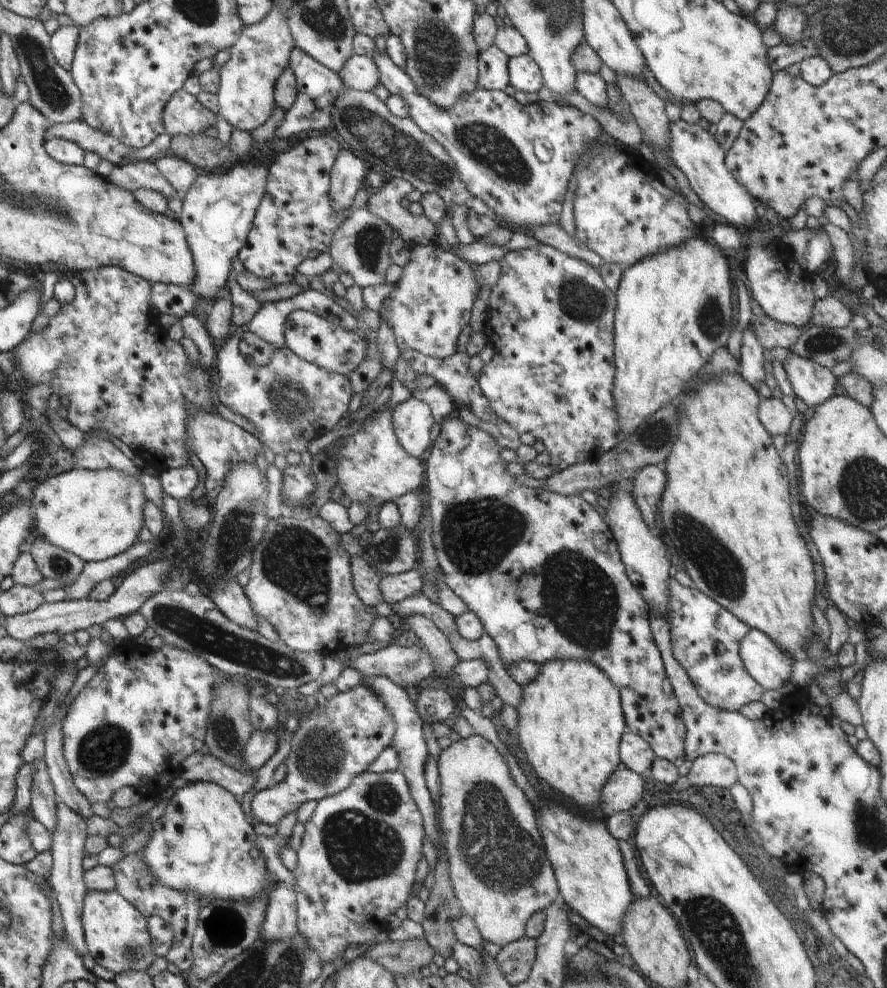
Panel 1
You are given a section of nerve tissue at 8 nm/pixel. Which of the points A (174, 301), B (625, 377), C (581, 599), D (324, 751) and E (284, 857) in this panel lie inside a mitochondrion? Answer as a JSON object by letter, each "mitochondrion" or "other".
{"A":"other","B":"other","C":"mitochondrion","D":"mitochondrion","E":"other"}

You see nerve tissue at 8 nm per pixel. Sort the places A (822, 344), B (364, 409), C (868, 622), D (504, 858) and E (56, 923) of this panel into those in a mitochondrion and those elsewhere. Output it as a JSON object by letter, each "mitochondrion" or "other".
{"A":"mitochondrion","B":"other","C":"other","D":"mitochondrion","E":"other"}

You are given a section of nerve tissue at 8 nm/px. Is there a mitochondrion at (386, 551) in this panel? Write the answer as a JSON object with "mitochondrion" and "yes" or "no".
{"mitochondrion":"yes"}

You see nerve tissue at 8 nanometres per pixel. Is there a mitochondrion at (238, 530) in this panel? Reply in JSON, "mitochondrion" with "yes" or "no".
{"mitochondrion":"yes"}

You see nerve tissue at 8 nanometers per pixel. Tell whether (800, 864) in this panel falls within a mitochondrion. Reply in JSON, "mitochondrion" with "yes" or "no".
{"mitochondrion":"no"}

